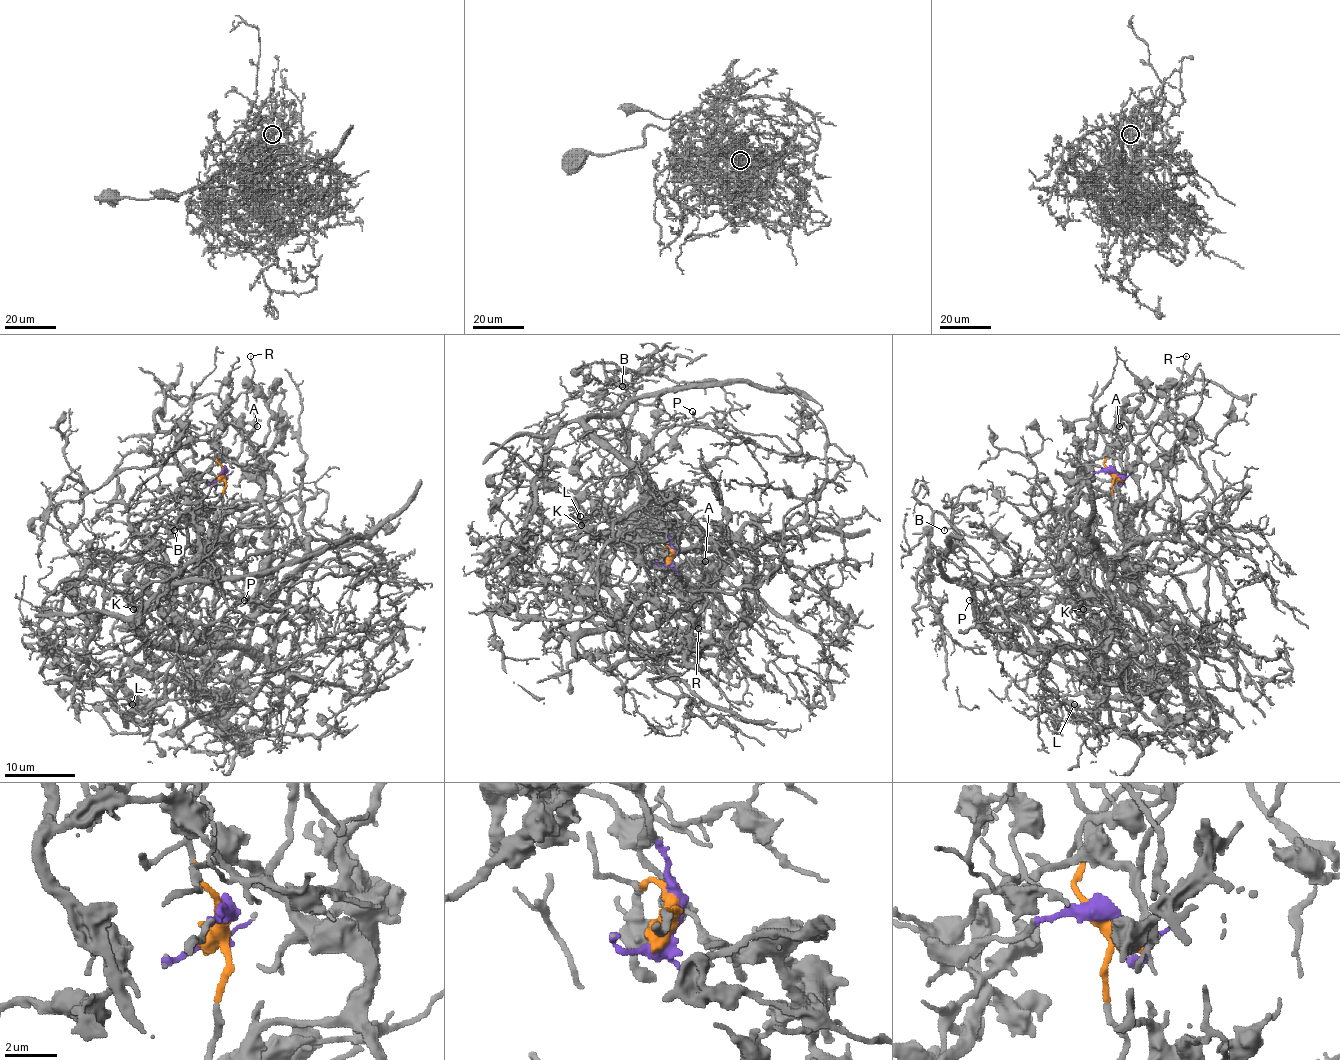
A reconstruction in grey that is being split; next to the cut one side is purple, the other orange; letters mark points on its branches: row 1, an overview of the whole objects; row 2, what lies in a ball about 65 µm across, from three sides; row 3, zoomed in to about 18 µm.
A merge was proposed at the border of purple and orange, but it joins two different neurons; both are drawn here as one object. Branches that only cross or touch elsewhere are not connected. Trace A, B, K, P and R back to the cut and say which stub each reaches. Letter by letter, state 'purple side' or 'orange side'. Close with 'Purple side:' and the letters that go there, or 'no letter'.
A: orange side
B: purple side
K: purple side
P: purple side
R: orange side
Purple side: B, K, P

